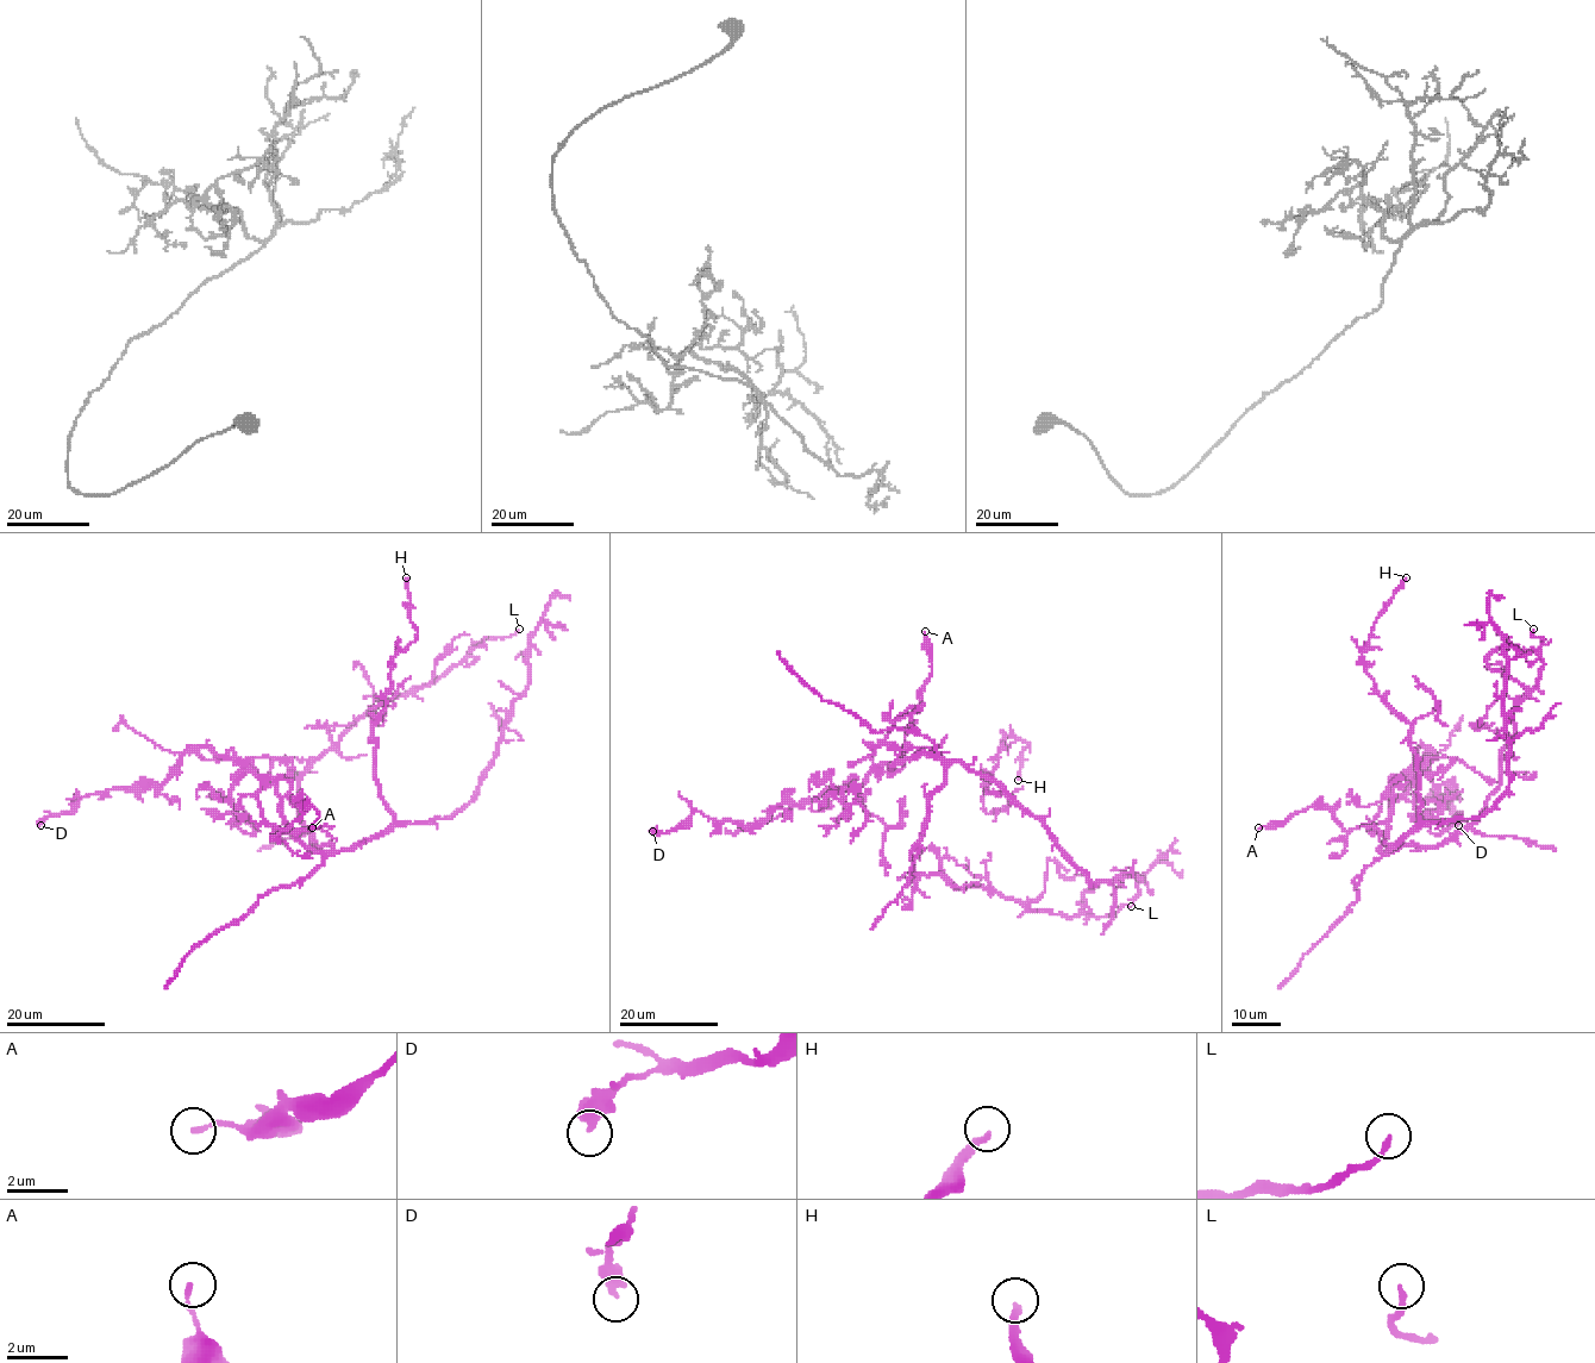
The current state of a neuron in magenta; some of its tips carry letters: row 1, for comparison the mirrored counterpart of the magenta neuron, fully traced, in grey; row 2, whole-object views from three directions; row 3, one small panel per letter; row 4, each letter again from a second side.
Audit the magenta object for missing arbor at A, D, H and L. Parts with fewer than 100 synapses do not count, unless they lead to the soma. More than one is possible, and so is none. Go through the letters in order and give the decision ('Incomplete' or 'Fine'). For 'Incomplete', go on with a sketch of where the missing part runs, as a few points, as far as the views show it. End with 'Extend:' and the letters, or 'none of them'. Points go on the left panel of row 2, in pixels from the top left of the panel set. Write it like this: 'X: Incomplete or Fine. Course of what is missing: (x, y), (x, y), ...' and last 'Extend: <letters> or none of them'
A: Fine
D: Fine
H: Fine
L: Fine
Extend: none of them

